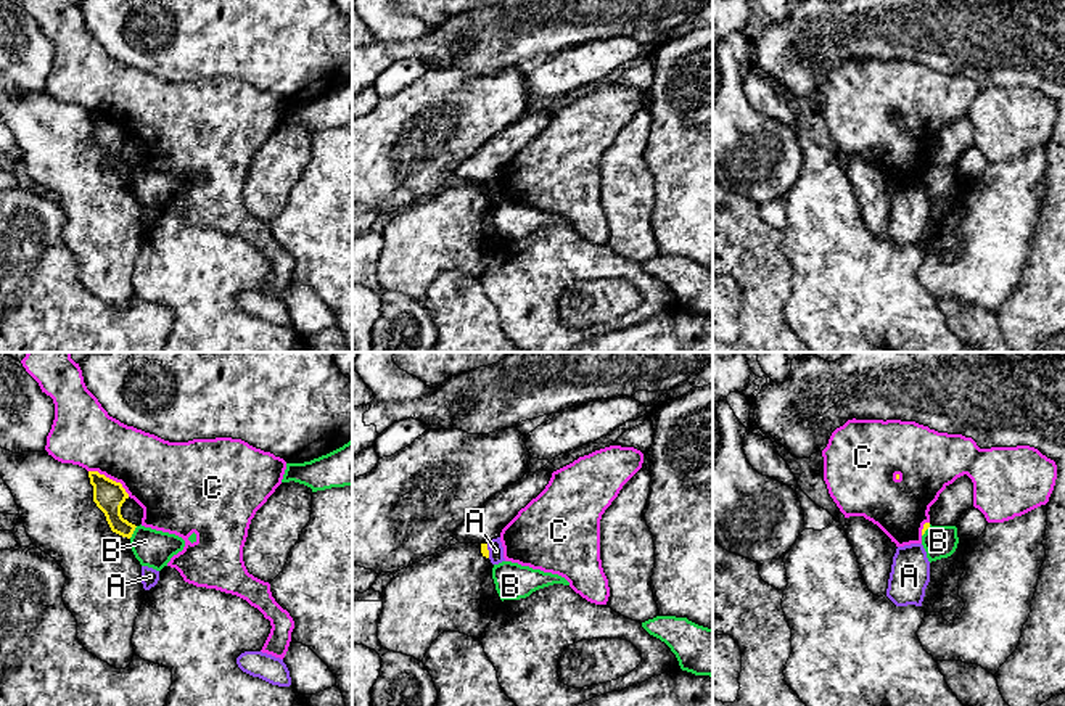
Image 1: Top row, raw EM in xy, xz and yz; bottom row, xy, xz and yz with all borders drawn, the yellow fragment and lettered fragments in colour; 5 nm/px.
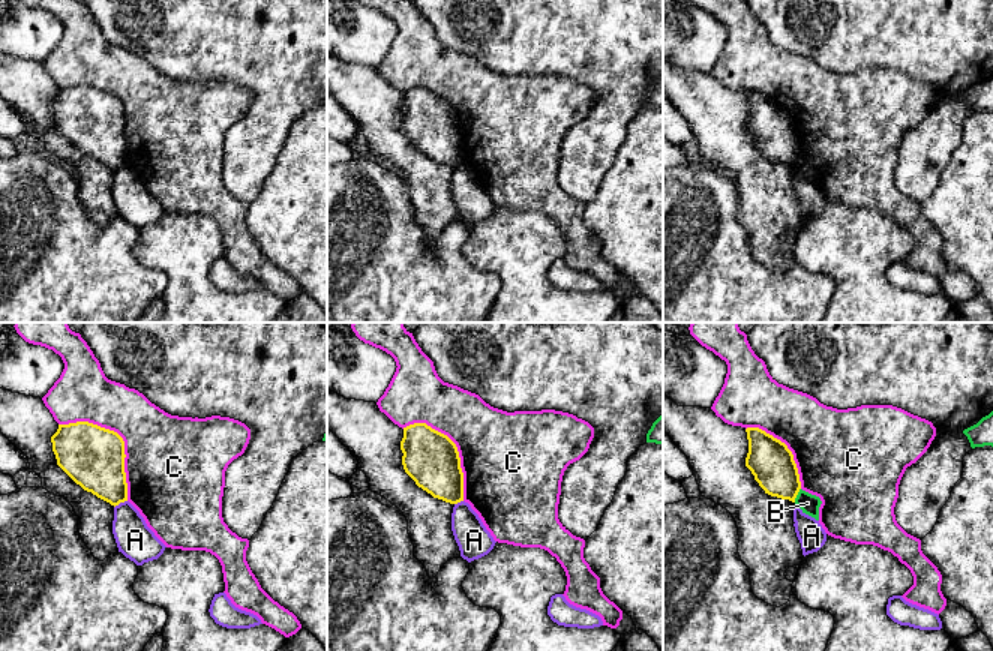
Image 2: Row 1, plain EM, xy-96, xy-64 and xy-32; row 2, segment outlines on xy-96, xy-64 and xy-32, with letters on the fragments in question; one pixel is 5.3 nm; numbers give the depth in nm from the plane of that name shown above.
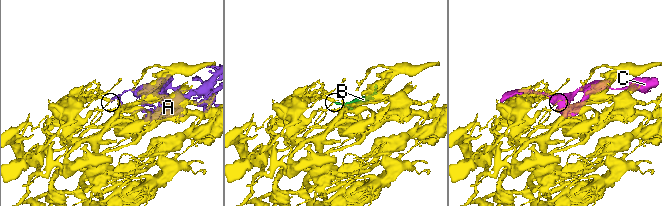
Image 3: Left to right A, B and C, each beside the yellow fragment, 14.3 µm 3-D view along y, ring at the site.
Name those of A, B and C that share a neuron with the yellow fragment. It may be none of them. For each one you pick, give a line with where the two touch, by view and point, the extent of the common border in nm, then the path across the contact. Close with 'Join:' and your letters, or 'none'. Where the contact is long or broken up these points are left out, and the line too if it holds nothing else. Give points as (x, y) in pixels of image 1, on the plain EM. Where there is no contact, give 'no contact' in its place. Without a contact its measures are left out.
Join: none

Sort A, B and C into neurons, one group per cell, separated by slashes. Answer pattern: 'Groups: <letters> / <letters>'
Groups: A B / C

